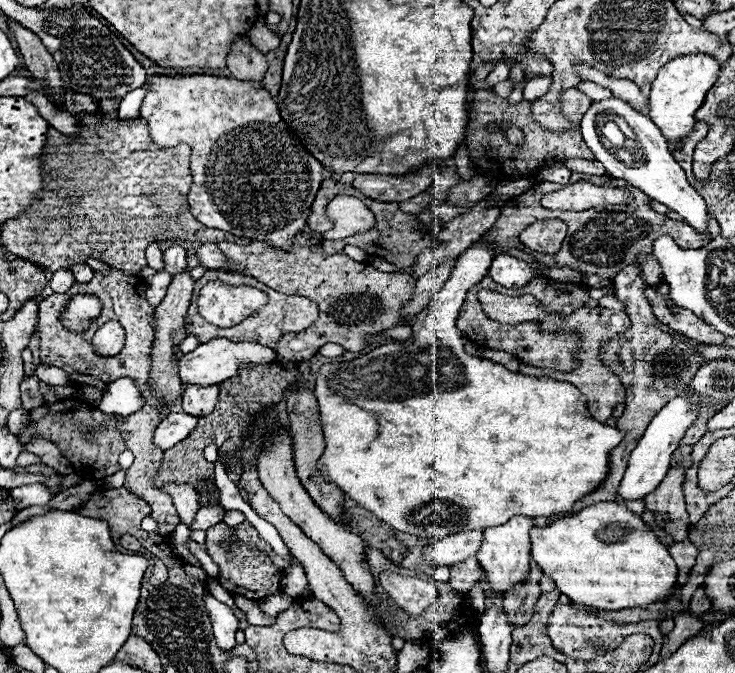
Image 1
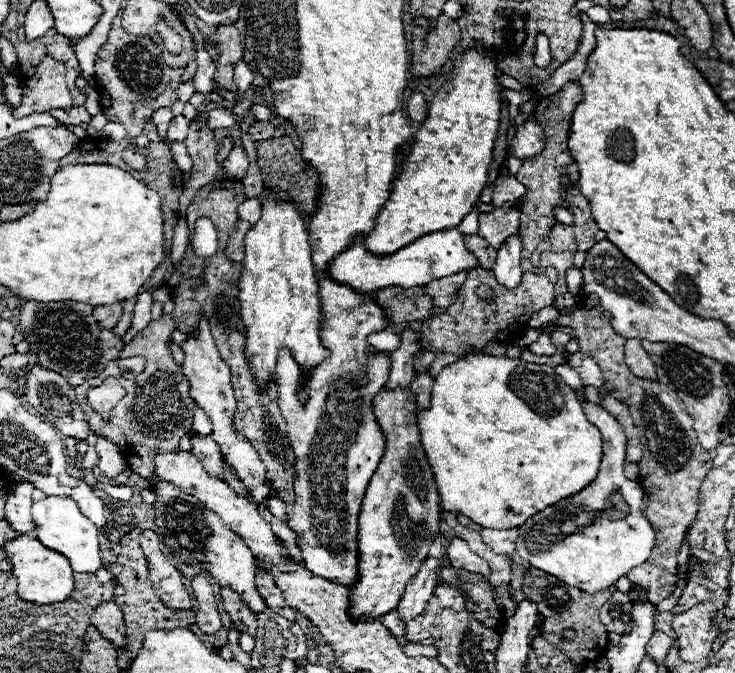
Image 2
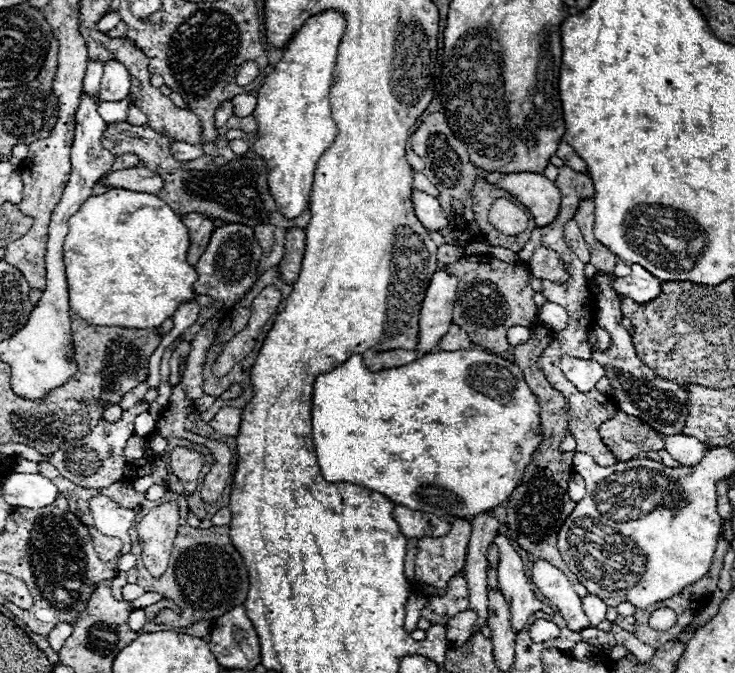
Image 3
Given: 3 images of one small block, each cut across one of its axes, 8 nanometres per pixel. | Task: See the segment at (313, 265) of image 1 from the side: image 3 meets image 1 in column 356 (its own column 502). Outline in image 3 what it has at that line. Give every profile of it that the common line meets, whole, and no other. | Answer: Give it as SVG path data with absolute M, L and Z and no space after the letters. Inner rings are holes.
M462 256L458 262L448 264L446 270L458 278L452 322L464 328L476 346L484 346L492 352L504 352L510 348L506 340L508 328L532 326L536 304L532 300L534 290L528 284L530 270L526 264L508 264L492 256Z

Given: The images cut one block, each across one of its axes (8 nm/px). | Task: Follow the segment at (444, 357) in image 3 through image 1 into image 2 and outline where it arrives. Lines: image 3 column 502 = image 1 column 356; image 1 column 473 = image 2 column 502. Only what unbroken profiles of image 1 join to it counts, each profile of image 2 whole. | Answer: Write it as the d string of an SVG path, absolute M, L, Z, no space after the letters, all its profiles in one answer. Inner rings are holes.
M516 234L510 240L506 240L506 244L502 244L502 248L498 250L498 260L492 268L498 284L502 284L508 290L518 288L522 274L524 274L524 270L520 266L520 260L522 260L520 250L522 250L522 242ZM468 352L436 376L430 408L418 410L416 422L438 484L442 510L464 514L482 528L522 526L540 510L586 488L598 474L602 460L602 436L586 420L574 390L564 384L554 368L530 364L522 358Z

